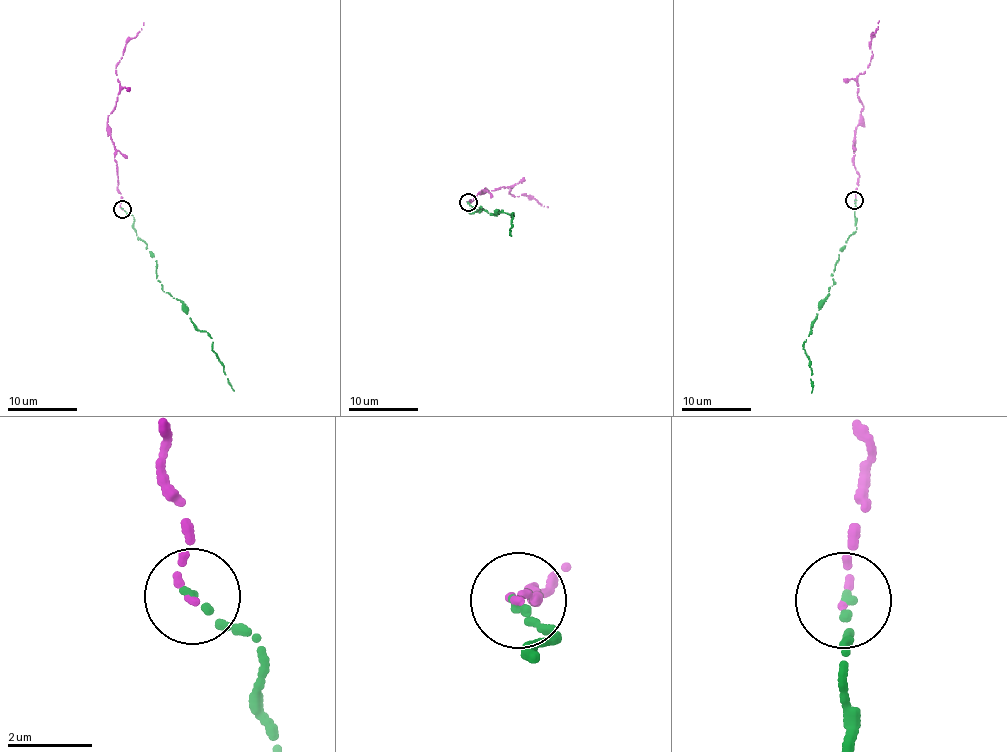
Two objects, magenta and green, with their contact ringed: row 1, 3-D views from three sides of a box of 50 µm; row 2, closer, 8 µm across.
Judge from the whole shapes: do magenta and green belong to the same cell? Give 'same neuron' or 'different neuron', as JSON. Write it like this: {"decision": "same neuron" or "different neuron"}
{"decision": "different neuron"}

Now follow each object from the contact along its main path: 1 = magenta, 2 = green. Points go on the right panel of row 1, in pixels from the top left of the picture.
1: (854, 200), (859, 174), (854, 165), (853, 137), (862, 109), (857, 81), (870, 65), (870, 40), (879, 21)
2: (854, 200), (856, 228), (839, 250), (831, 273), (833, 284), (803, 343), (812, 373), (812, 393)

